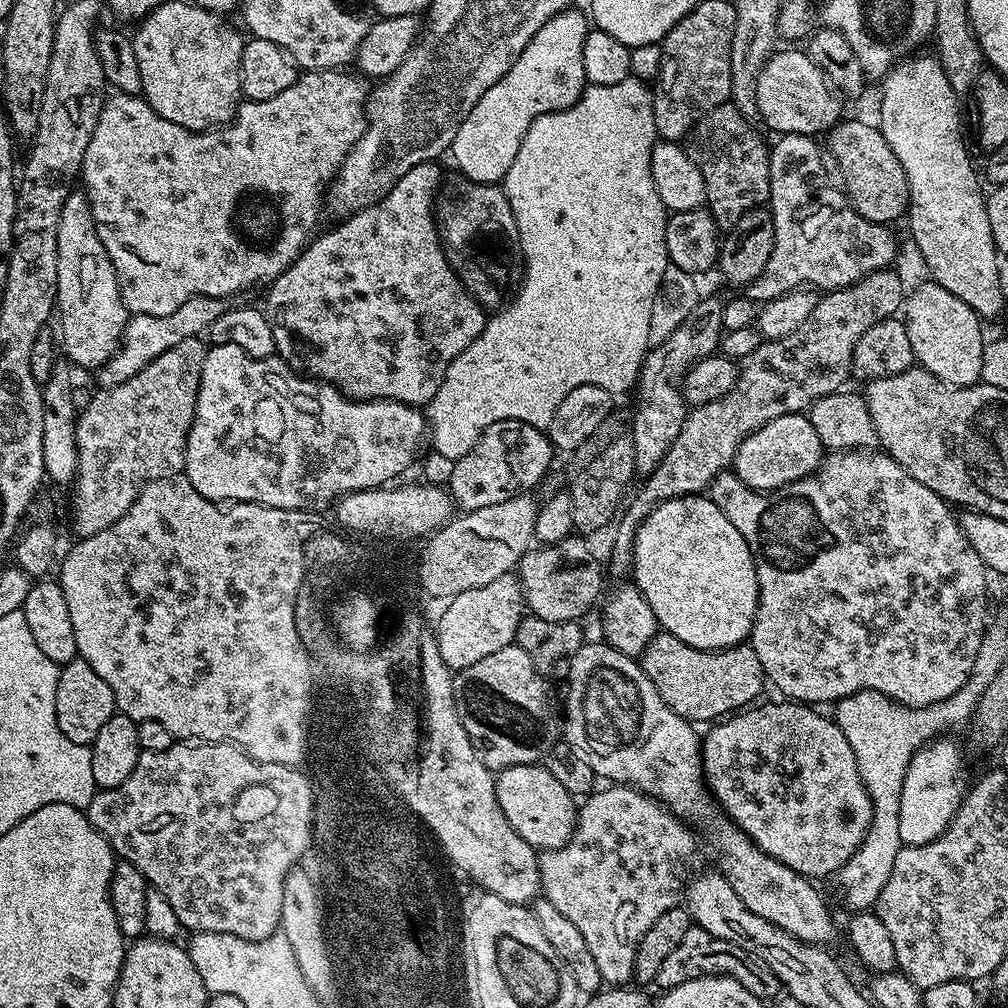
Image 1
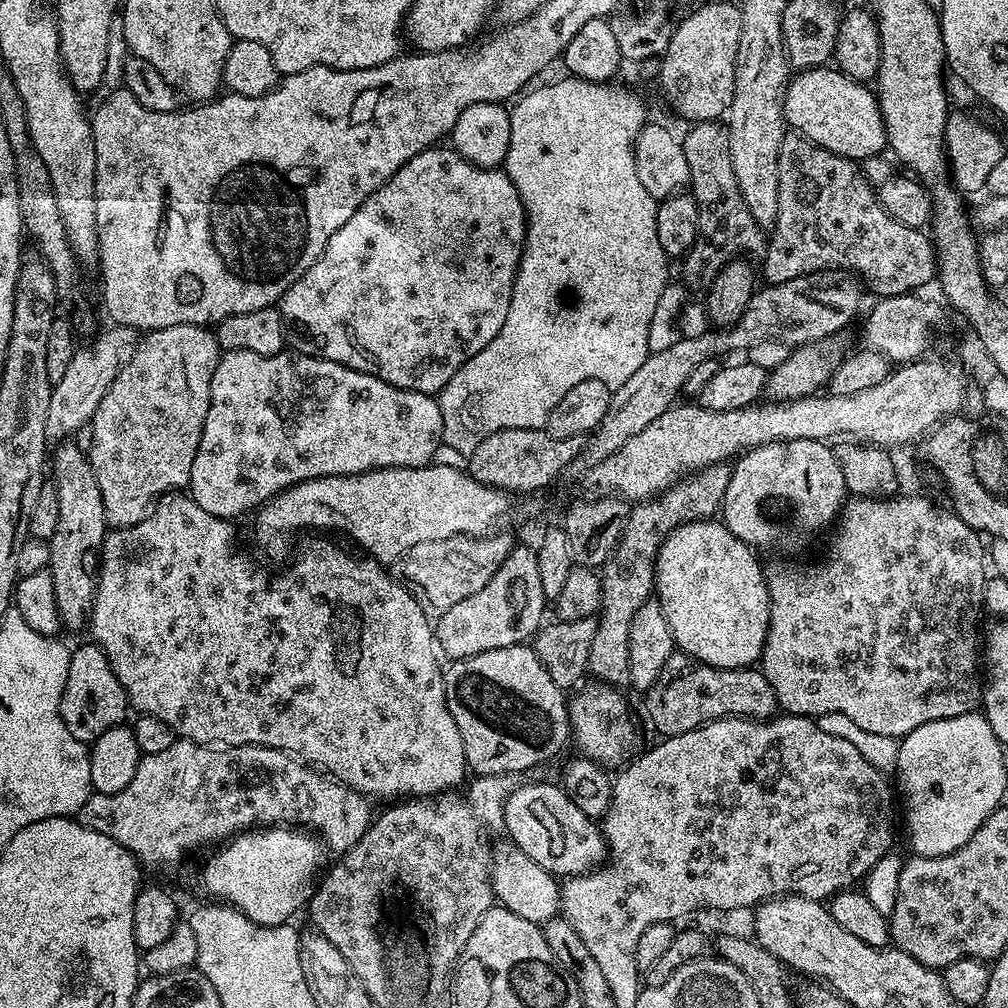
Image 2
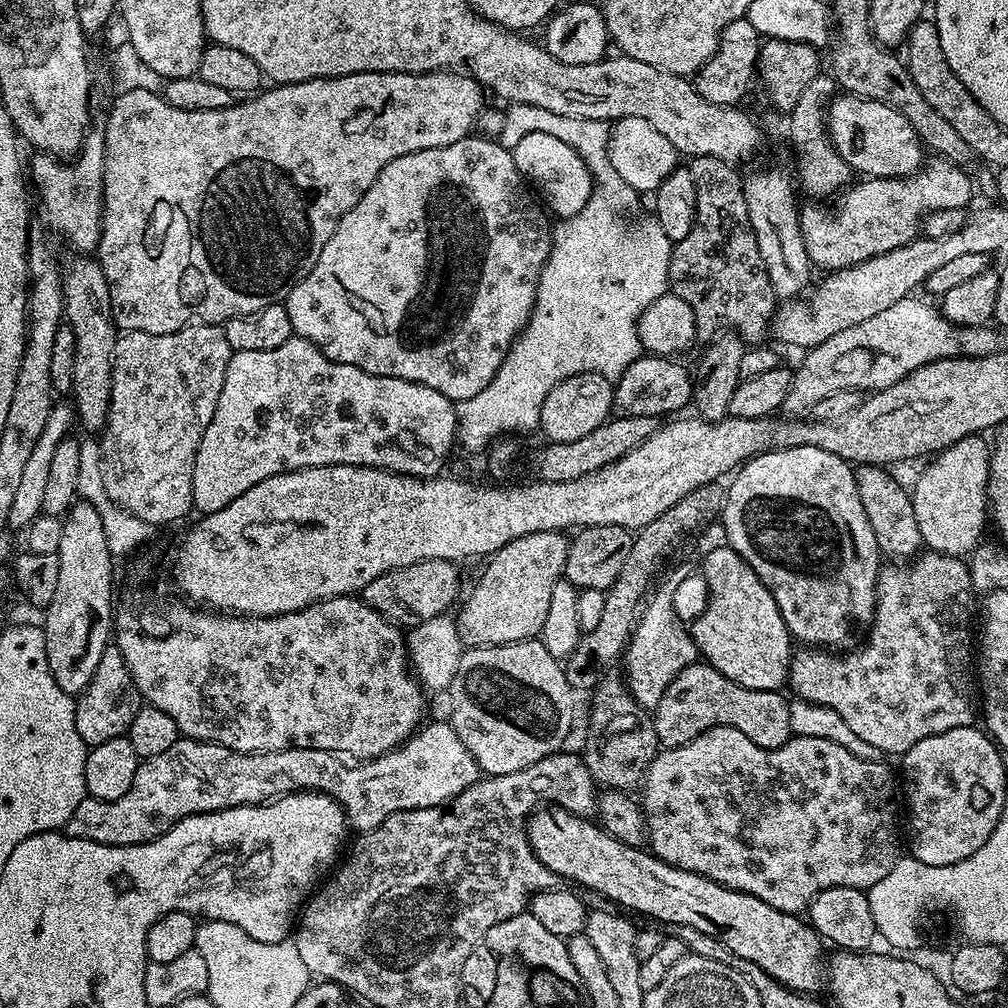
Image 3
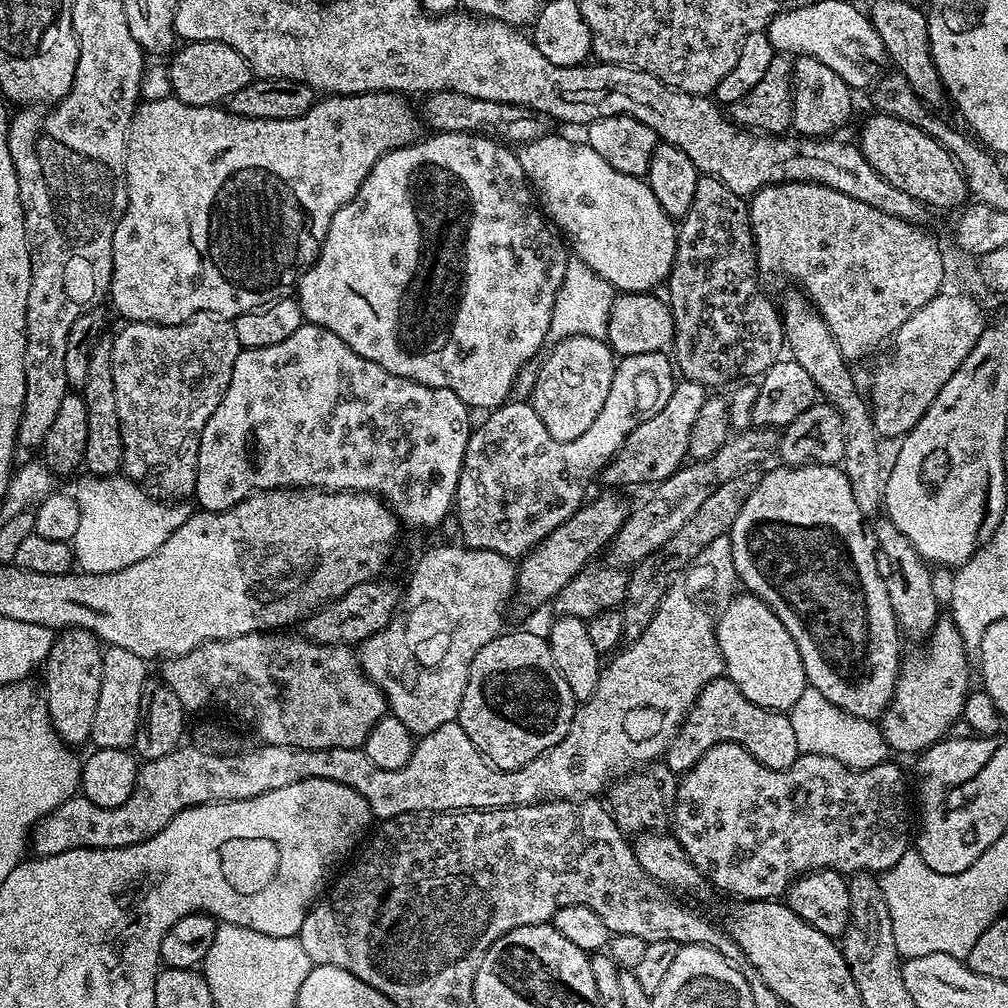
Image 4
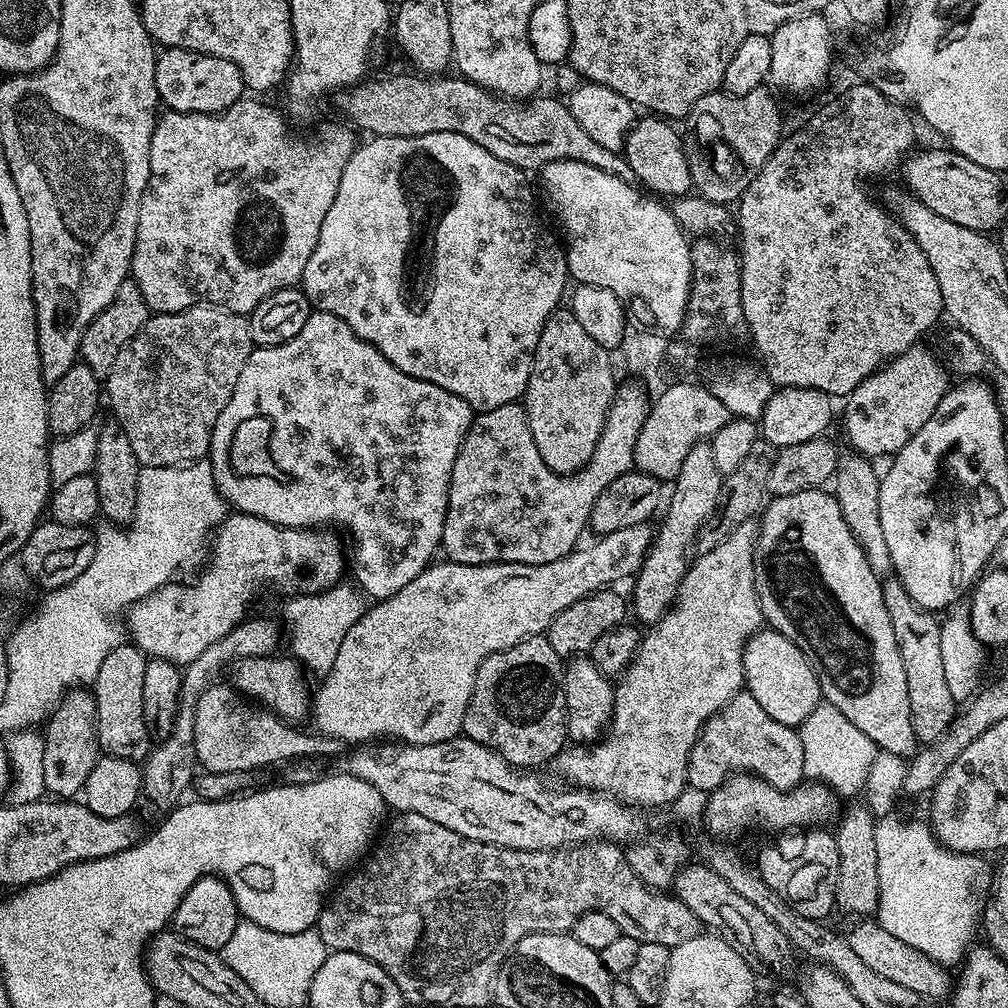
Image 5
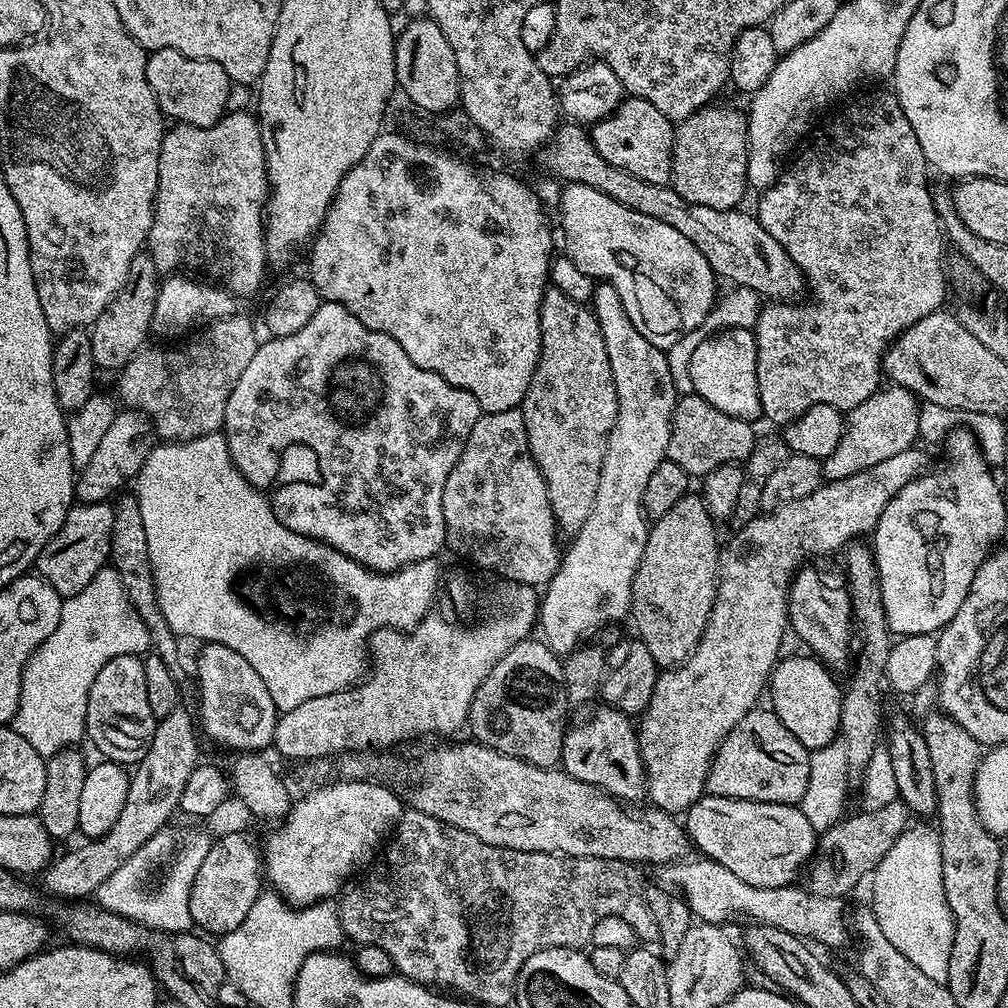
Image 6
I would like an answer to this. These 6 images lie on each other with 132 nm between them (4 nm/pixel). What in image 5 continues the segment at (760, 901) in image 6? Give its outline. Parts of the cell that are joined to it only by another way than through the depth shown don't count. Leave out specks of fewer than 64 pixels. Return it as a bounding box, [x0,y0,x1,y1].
[846,918,954,1001]

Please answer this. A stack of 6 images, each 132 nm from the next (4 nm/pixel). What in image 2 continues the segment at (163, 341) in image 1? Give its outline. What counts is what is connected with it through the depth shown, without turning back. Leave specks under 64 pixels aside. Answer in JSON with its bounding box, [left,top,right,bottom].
[46,326,138,441]

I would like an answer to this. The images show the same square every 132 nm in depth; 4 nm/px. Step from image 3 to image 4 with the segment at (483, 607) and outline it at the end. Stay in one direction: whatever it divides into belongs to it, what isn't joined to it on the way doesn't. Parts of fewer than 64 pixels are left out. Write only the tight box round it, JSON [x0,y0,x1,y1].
[515,490,630,607]

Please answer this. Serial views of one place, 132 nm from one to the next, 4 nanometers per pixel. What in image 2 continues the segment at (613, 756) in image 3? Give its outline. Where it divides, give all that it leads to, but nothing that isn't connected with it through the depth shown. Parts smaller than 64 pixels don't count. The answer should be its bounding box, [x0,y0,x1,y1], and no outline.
[588,464,732,686]

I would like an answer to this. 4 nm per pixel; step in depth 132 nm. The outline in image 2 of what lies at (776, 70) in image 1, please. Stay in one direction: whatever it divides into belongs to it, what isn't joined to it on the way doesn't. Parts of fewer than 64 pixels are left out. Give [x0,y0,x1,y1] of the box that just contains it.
[784,66,888,162]

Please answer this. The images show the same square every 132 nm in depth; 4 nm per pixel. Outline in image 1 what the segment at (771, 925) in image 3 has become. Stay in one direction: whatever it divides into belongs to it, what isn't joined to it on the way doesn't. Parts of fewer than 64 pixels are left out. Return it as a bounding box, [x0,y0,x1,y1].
[495,763,577,850]

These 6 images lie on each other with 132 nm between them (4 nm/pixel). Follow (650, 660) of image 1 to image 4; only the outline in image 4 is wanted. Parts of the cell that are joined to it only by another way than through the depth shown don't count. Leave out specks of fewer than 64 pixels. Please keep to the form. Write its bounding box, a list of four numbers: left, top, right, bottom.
[662,678,802,774]

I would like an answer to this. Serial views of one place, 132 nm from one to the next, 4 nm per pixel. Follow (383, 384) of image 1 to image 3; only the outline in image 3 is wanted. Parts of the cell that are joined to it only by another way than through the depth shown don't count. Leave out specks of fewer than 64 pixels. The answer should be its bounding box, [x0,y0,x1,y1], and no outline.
[283,134,553,402]

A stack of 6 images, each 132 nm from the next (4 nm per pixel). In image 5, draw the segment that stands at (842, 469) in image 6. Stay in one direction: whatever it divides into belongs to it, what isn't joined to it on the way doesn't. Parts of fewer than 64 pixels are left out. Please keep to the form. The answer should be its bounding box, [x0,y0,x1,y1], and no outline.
[844,347,949,458]

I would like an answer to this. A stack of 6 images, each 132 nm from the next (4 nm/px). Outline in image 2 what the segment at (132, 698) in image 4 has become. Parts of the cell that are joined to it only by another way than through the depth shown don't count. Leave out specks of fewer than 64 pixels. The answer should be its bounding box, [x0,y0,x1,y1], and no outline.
[60,642,130,745]

